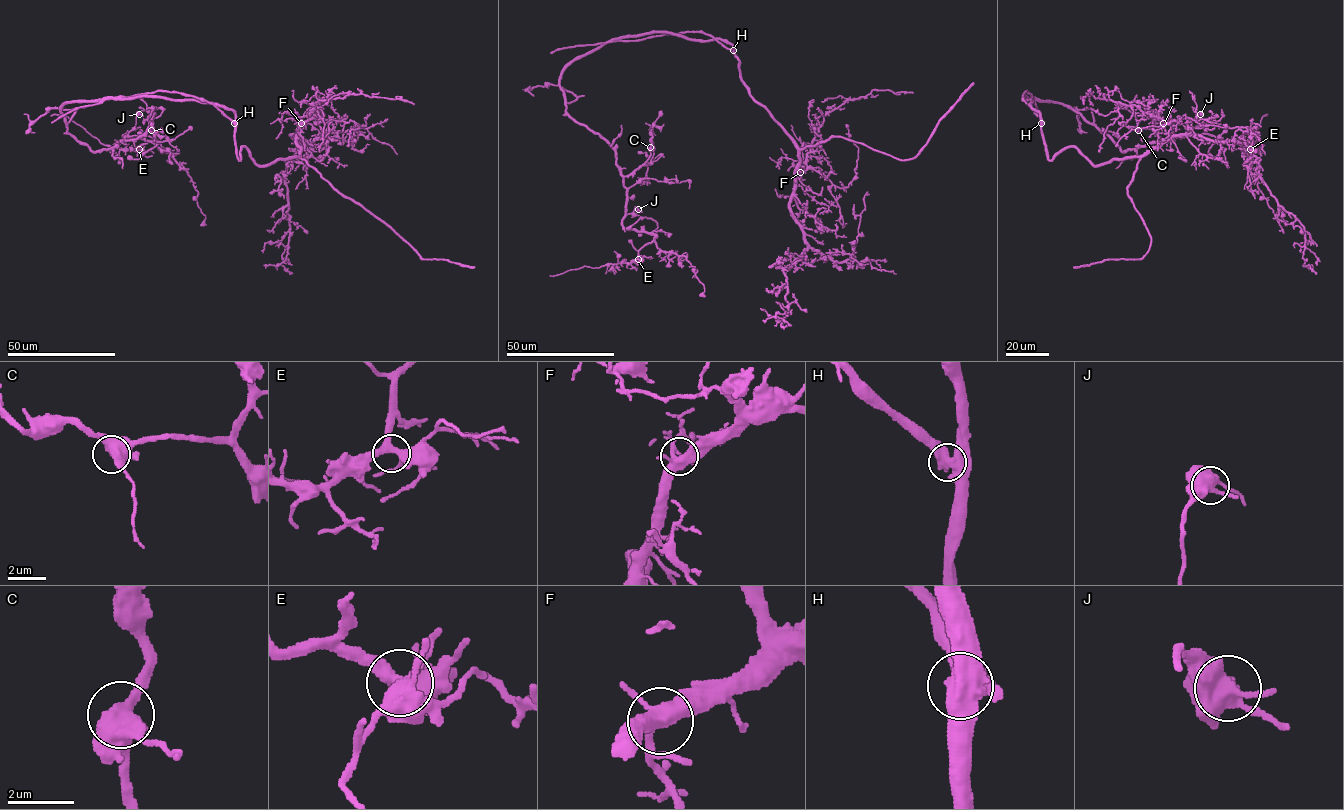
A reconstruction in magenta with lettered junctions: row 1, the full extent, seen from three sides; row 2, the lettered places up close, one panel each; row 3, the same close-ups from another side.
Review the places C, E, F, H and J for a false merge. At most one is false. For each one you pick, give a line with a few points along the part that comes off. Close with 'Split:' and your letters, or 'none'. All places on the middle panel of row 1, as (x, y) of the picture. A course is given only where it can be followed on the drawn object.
H: foreign part runs (733, 50), (704, 33), (685, 32), (575, 45), (550, 52)
Split: H

